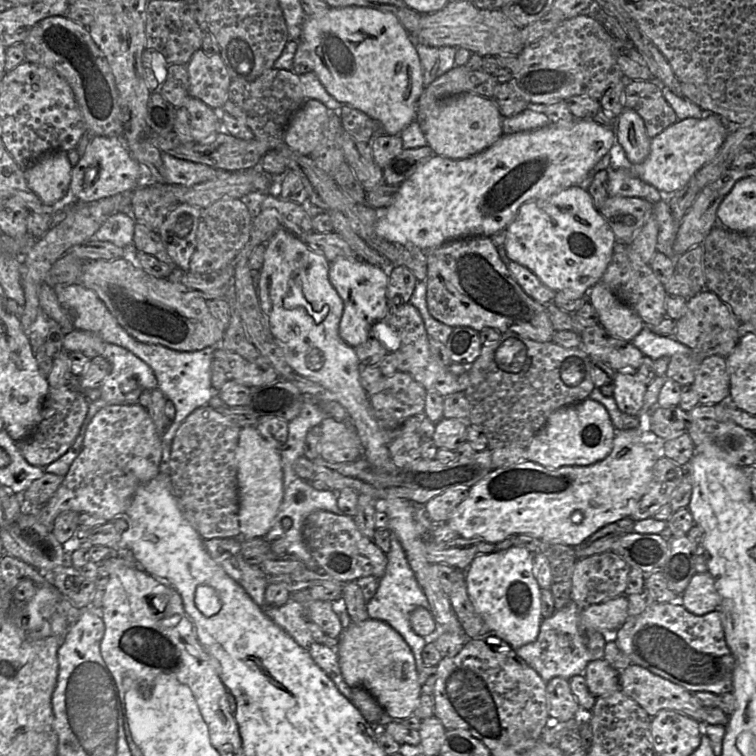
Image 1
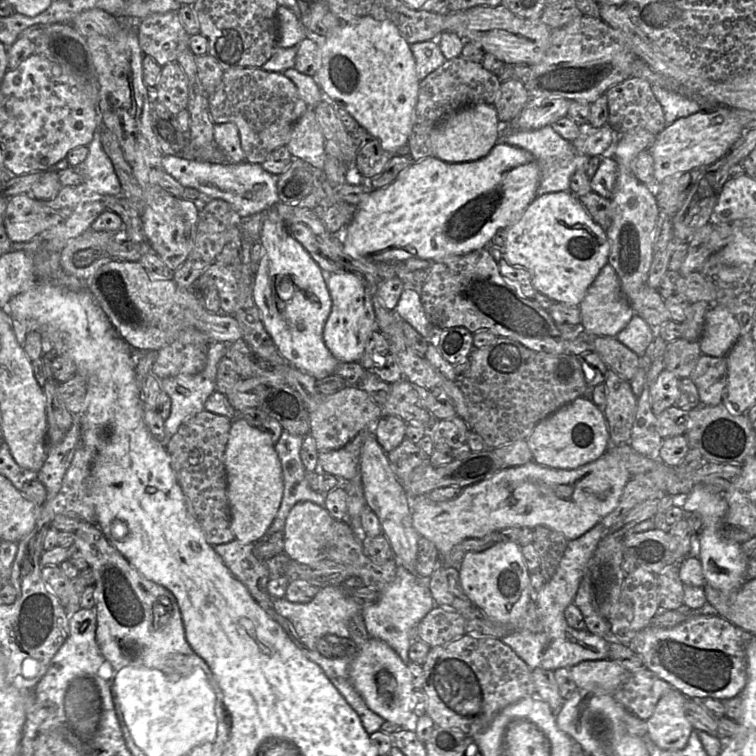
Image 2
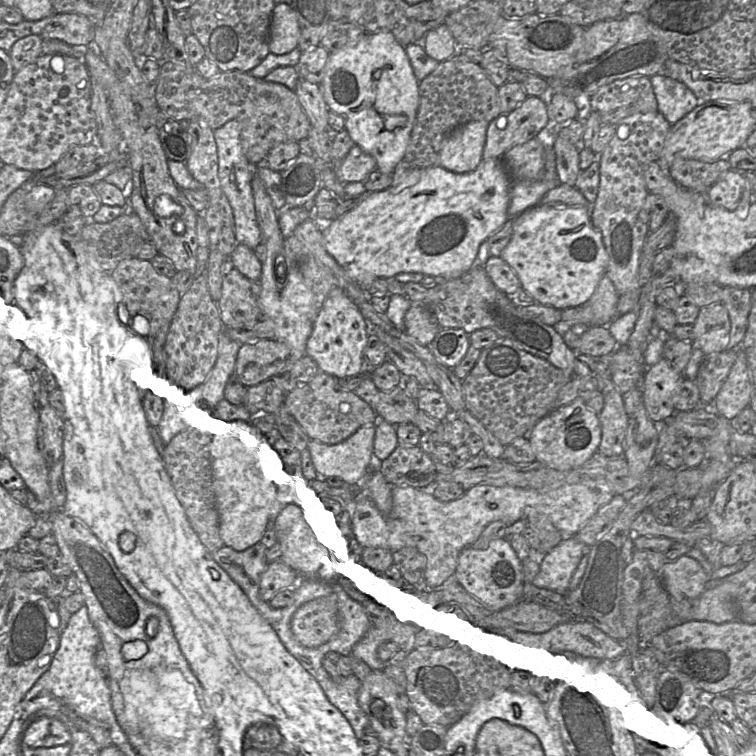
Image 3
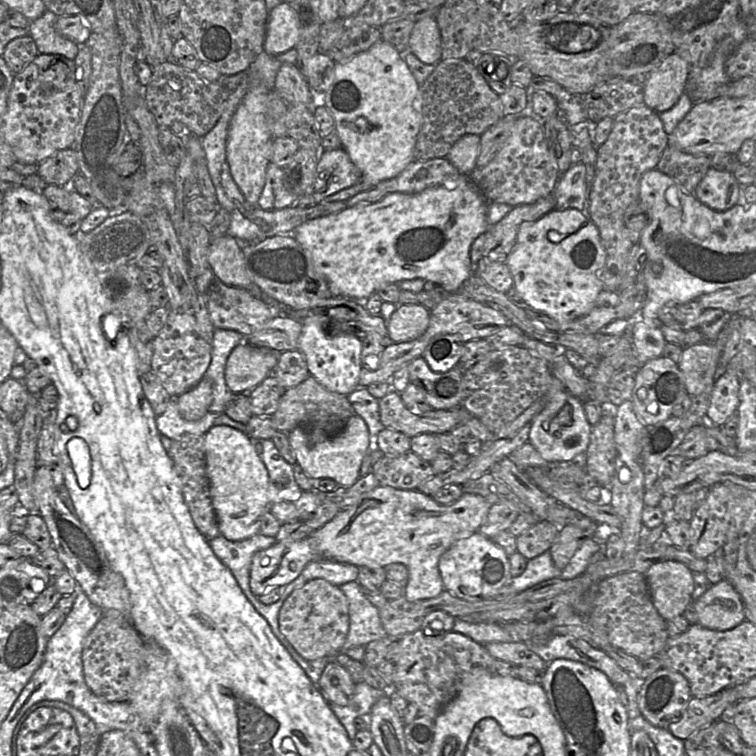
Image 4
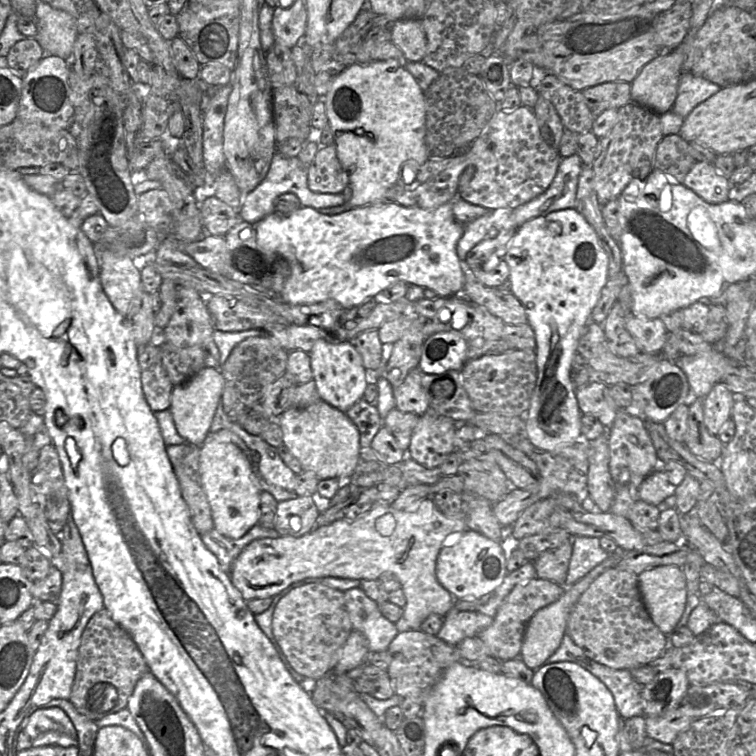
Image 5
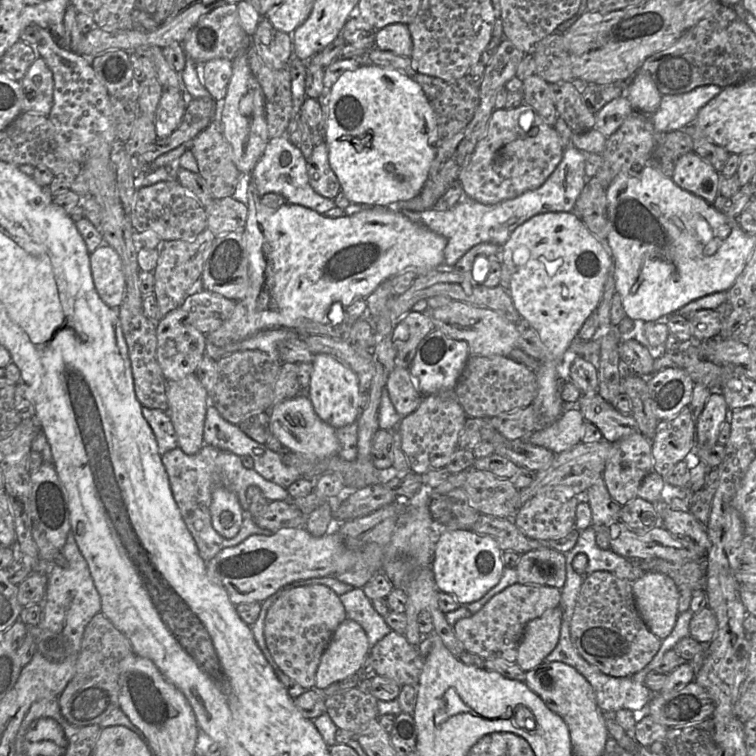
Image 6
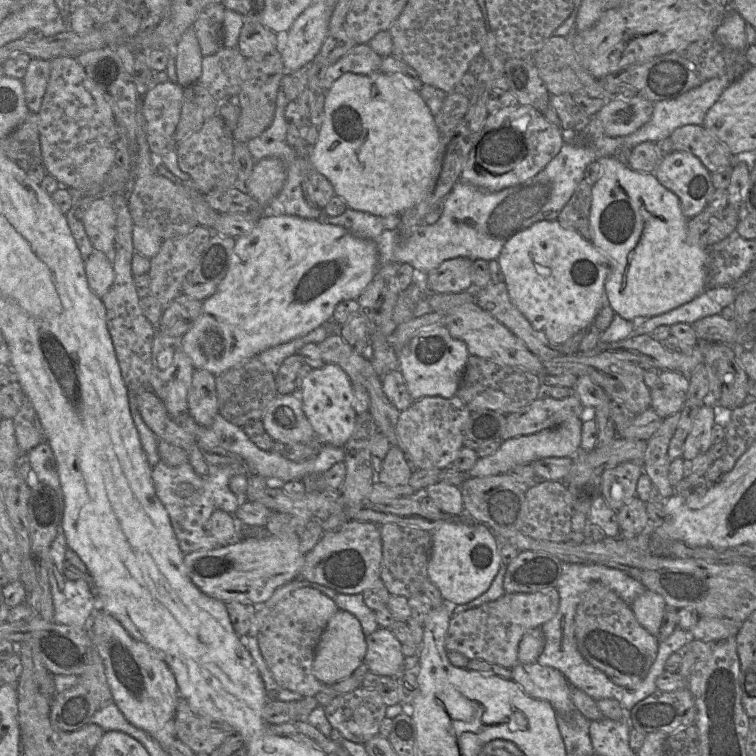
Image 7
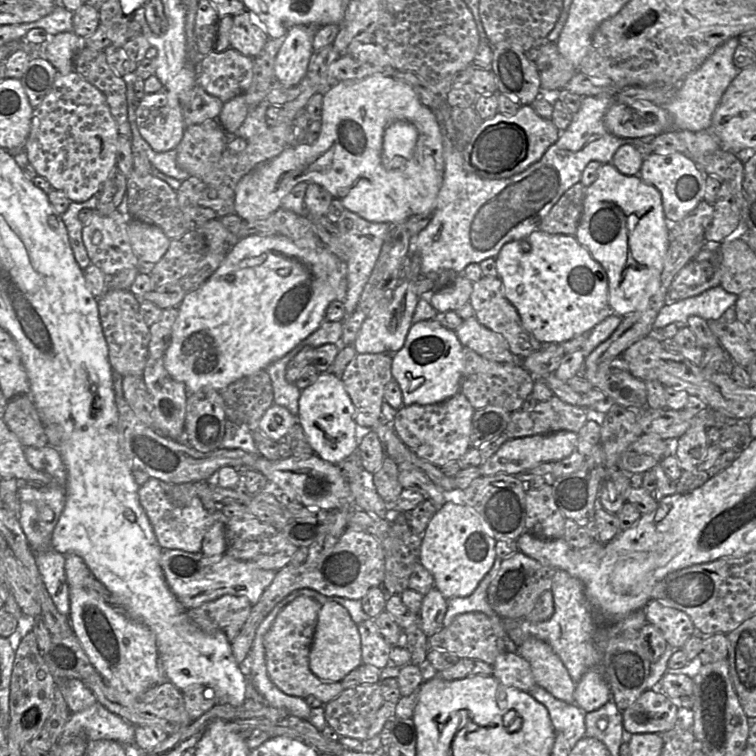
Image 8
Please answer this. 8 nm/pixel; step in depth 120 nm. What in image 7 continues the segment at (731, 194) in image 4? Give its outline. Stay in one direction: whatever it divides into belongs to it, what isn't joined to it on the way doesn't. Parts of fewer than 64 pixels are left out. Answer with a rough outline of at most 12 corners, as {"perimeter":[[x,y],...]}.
{"perimeter":[[674,151],[654,174],[679,198],[687,219],[716,190],[699,158]]}

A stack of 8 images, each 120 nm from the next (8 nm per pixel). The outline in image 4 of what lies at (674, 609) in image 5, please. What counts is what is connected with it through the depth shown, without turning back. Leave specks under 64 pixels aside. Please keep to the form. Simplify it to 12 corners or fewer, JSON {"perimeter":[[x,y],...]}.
{"perimeter":[[660,561],[644,574],[666,620],[684,614],[696,587],[682,562]]}

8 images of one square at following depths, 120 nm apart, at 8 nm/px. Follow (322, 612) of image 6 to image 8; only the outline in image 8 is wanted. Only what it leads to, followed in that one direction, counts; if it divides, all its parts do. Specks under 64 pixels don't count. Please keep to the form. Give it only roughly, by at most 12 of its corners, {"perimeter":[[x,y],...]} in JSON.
{"perimeter":[[295,598],[263,638],[266,670],[287,695],[327,704],[344,689],[309,668],[322,605]]}

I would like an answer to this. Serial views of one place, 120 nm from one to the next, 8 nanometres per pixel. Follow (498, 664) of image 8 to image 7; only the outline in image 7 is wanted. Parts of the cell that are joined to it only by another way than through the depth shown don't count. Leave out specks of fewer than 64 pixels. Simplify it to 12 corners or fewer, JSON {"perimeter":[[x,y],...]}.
{"perimeter":[[517,663],[512,680],[557,714],[574,717],[572,686],[558,670]]}

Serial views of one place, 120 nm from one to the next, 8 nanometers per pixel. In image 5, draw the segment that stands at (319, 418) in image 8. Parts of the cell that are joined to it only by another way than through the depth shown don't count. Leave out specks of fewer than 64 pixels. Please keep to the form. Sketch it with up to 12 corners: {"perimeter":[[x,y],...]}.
{"perimeter":[[320,338],[308,354],[322,401],[346,412],[367,370],[351,342]]}

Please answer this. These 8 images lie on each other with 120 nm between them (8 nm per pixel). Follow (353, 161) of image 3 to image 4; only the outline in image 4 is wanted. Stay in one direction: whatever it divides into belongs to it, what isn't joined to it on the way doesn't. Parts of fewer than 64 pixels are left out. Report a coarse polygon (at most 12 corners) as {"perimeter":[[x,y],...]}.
{"perimeter":[[341,148],[322,153],[316,202],[354,186],[361,172]]}

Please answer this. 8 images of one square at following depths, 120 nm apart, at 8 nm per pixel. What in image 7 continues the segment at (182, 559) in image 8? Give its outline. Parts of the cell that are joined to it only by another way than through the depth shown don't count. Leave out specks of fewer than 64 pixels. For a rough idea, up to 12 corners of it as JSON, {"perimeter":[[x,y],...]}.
{"perimeter":[[299,537],[185,553],[206,595],[260,606],[298,577]]}

